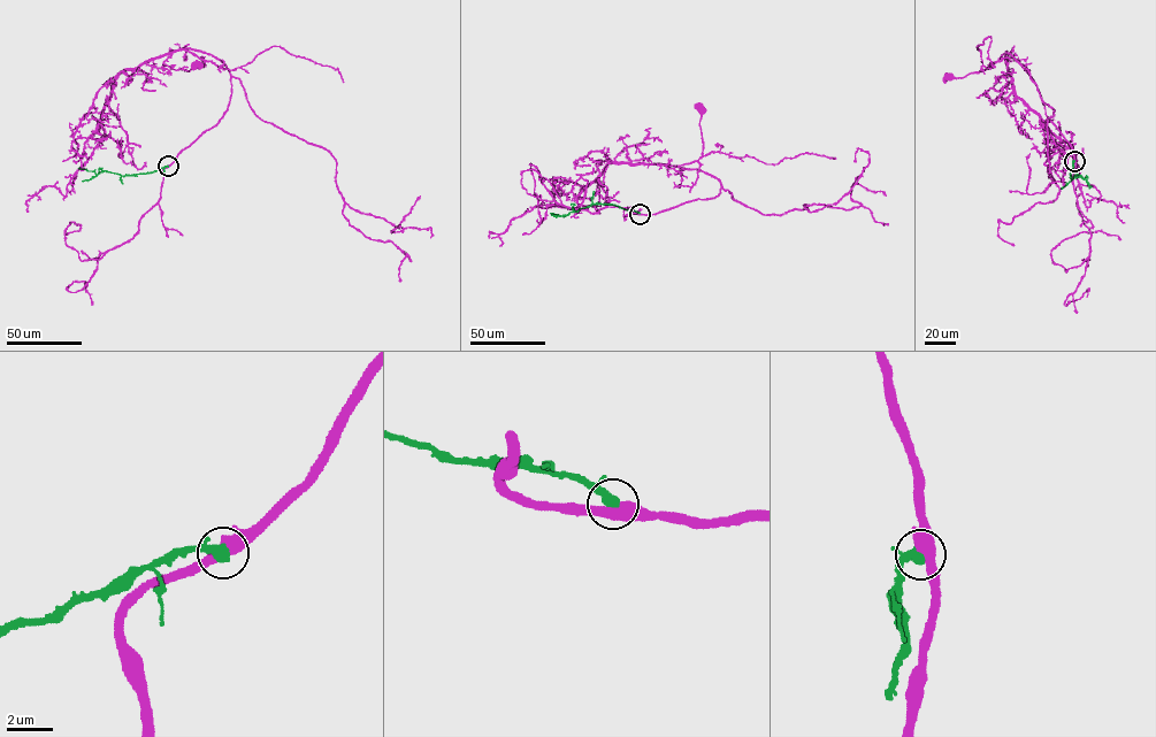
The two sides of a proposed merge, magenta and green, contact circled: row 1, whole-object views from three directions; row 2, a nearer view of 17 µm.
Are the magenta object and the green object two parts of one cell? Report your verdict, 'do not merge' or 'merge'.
do not merge

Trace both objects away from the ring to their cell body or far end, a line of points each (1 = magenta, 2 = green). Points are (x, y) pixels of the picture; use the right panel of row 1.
1: (1074, 161), (1071, 145), (1046, 115), (1033, 78), (1005, 52), (989, 68), (962, 77), (947, 76)
2: (1074, 161), (1072, 179), (1080, 175), (1086, 177)

